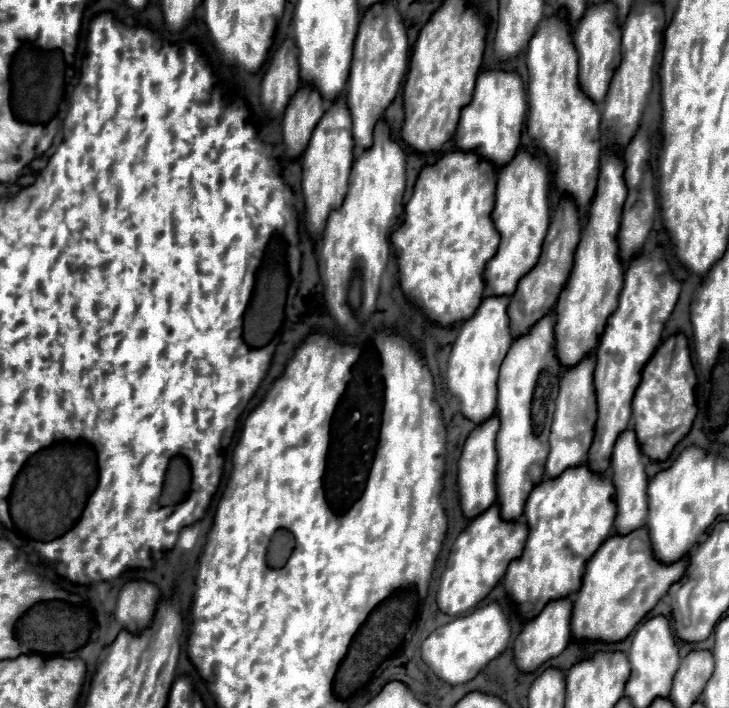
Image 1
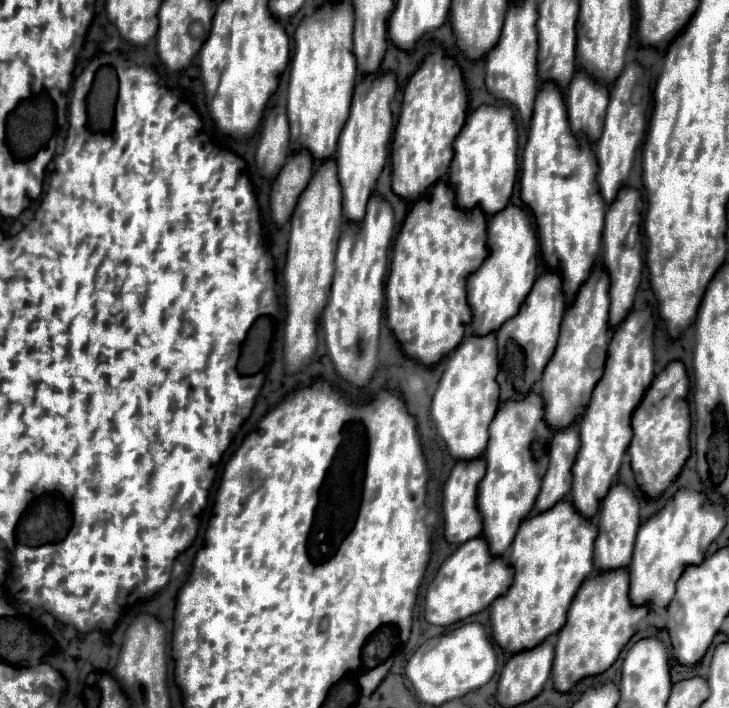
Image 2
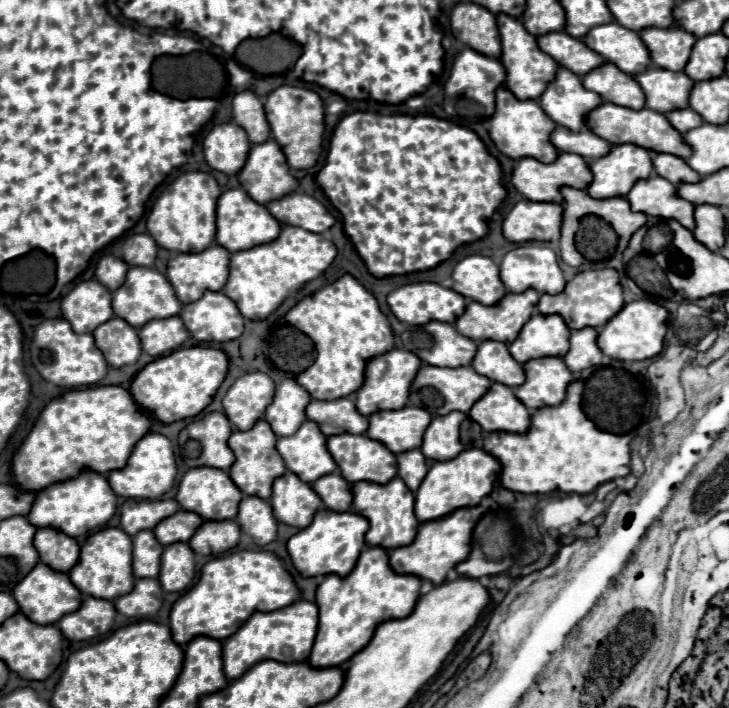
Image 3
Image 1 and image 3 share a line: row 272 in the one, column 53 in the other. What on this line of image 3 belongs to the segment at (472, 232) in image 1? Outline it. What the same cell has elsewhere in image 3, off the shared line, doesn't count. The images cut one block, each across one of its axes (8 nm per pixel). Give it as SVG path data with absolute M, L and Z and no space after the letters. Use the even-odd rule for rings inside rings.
M92 386L68 390L40 414L14 458L14 476L22 488L38 492L54 482L78 476L82 468L108 474L124 468L134 444L150 430L152 418L140 410L122 386Z

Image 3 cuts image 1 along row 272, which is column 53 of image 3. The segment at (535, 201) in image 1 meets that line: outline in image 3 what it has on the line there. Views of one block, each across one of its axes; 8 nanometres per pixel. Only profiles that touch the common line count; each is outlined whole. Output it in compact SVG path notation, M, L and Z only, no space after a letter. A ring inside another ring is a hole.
M84 468L78 476L64 482L56 482L40 490L36 494L36 504L32 506L32 512L28 514L28 520L36 528L52 526L52 528L60 528L72 538L82 538L86 534L100 530L116 514L116 506L118 506L116 494L110 488L108 478L94 470Z

